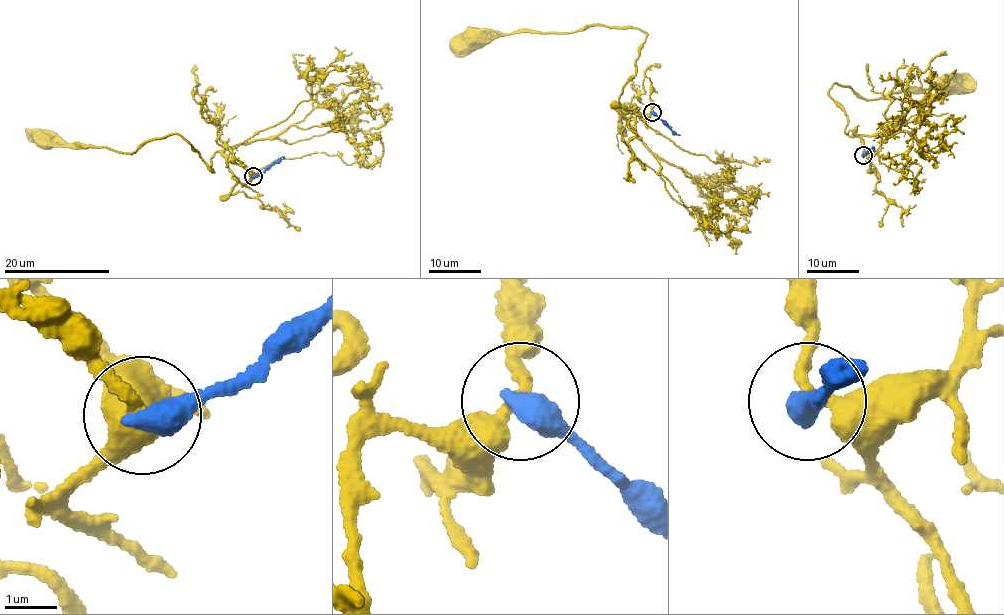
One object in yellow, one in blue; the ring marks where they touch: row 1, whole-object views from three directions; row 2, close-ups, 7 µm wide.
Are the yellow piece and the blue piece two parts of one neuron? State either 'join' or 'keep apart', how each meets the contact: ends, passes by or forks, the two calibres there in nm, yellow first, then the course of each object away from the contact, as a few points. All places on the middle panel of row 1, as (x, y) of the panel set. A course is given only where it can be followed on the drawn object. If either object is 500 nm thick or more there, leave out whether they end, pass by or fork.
keep apart | 280/500 nm | yellow via (652, 112), (642, 119), (620, 109), (619, 95), (646, 36), (638, 29), (475, 35) | blue via (652, 112), (669, 130), (680, 134)

